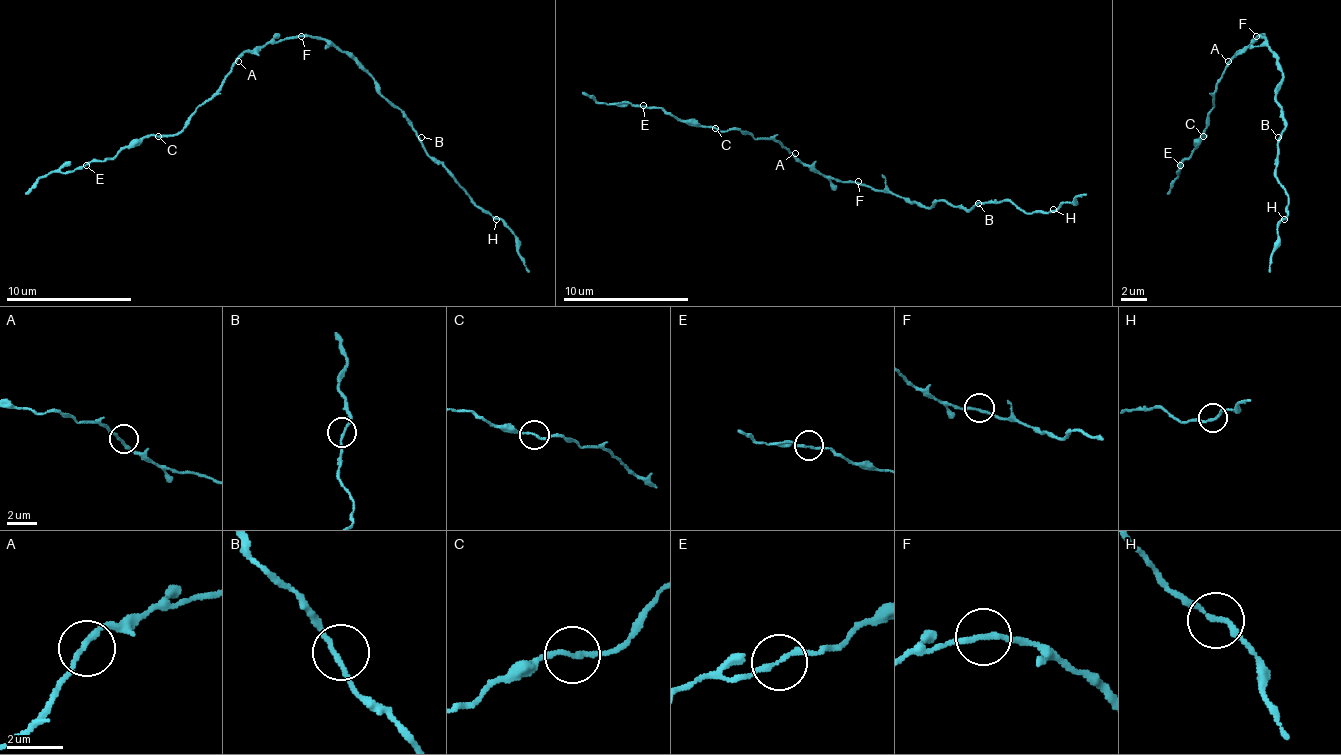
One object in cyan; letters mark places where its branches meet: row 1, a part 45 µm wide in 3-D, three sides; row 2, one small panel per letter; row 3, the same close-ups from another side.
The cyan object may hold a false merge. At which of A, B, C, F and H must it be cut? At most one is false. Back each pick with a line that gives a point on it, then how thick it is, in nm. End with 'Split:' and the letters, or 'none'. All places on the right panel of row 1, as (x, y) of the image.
Split: none

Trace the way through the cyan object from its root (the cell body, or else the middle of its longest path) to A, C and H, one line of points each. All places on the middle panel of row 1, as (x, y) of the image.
A: (858, 184), (829, 181), (817, 171), (810, 171), (795, 153)
C: (858, 184), (829, 181), (817, 171), (810, 171), (782, 143), (757, 140), (741, 130), (719, 130), (716, 127)
H: (858, 184), (889, 190), (924, 206), (946, 200), (968, 209), (978, 203), (1009, 200), (1025, 213), (1053, 209)

